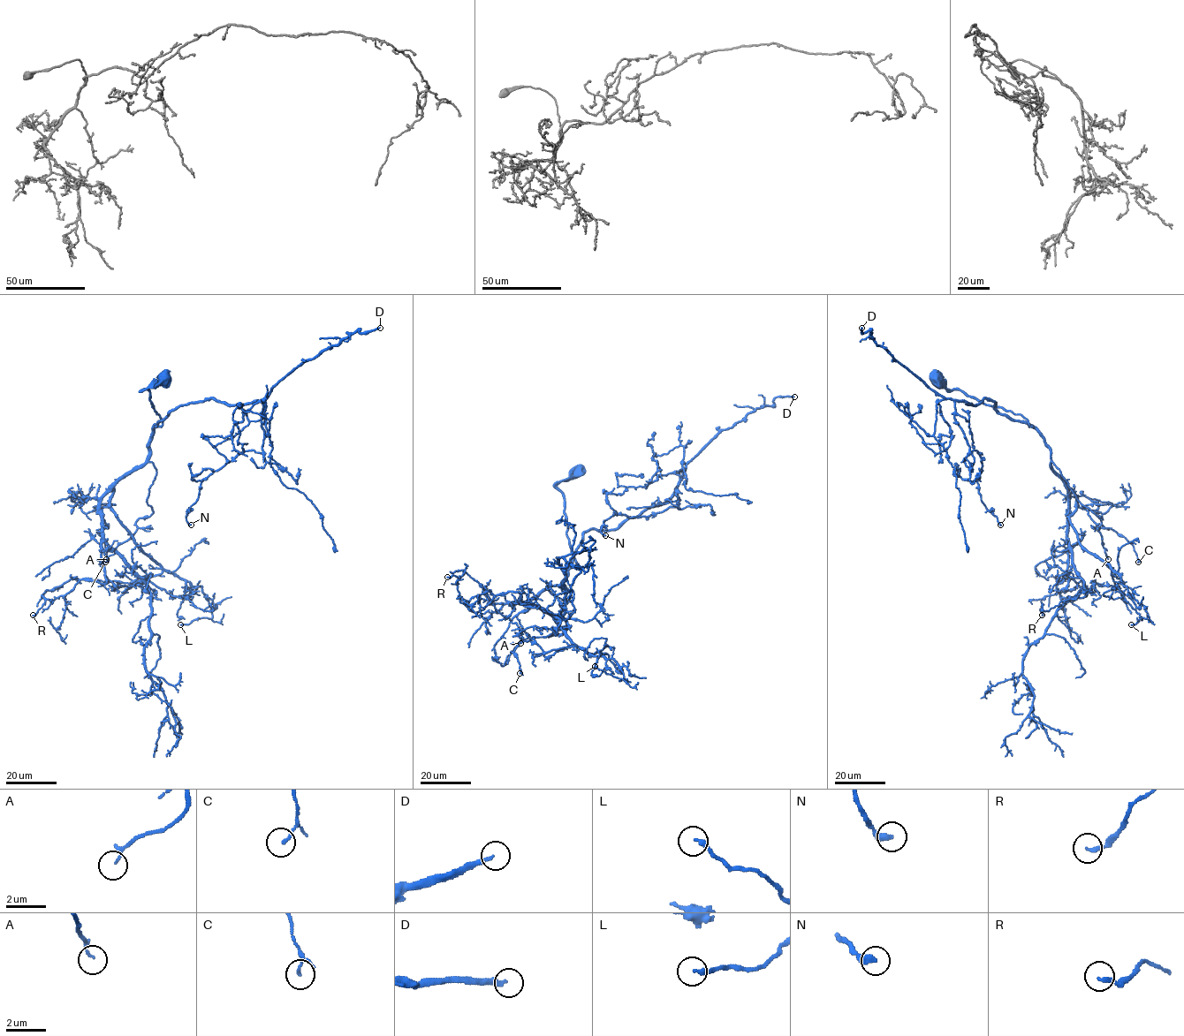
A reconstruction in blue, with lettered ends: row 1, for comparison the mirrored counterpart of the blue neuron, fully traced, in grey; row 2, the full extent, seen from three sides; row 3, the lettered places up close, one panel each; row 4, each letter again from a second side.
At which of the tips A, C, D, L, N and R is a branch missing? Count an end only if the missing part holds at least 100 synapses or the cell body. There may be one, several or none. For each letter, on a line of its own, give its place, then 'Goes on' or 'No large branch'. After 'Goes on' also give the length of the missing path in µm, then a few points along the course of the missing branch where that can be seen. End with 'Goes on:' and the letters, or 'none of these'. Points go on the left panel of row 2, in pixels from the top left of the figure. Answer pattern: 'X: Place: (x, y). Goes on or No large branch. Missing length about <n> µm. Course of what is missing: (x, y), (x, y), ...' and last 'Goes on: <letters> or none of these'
A: Place: (106, 559). No large branch
C: Place: (105, 562). No large branch
D: Place: (380, 328). Goes on. Missing length about 250 µm
L: Place: (180, 624). No large branch
N: Place: (191, 525). No large branch
R: Place: (33, 615). No large branch
Goes on: D

